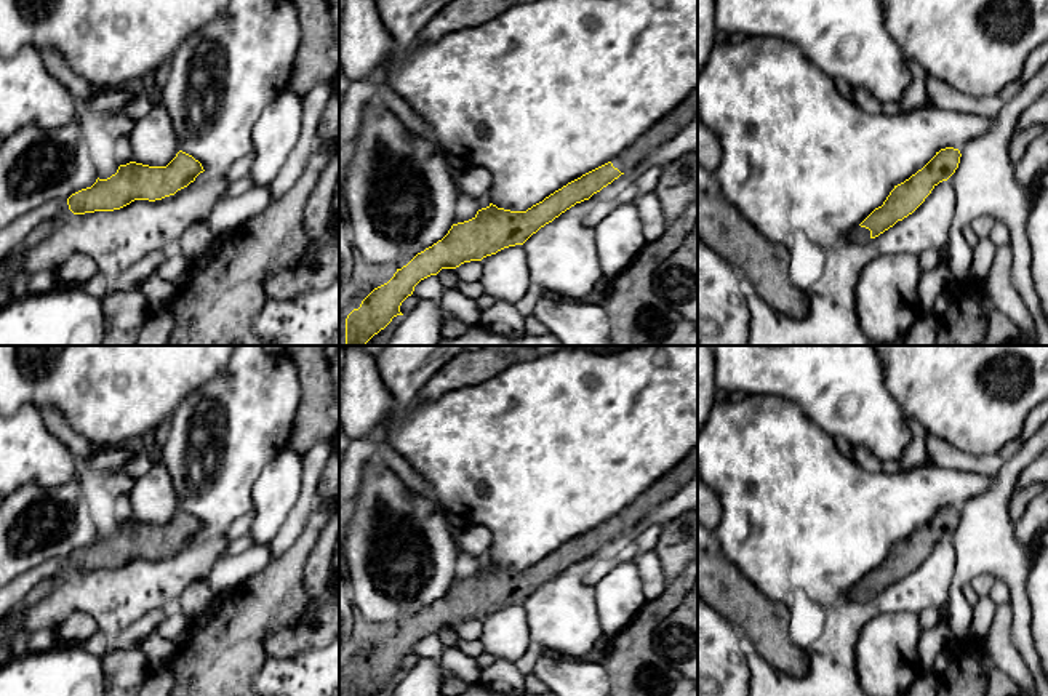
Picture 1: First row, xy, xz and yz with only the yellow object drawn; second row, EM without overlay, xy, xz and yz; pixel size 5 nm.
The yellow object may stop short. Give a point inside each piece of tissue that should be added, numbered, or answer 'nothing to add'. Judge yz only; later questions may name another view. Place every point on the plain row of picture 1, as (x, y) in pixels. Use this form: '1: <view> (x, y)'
1: yz (858, 592)

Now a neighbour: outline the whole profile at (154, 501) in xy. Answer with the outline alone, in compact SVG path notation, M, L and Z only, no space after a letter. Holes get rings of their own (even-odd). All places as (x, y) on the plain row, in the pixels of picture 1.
M163 464L154 467L134 480L128 493L133 520L149 525L166 525L179 510L171 475Z

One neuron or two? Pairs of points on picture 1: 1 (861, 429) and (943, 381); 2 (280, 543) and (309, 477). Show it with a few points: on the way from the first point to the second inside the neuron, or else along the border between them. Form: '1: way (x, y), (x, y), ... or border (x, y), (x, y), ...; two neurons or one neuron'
1: border (885, 372), (888, 392), (906, 420); two neurons
2: way (293, 527), (309, 493); one neuron

